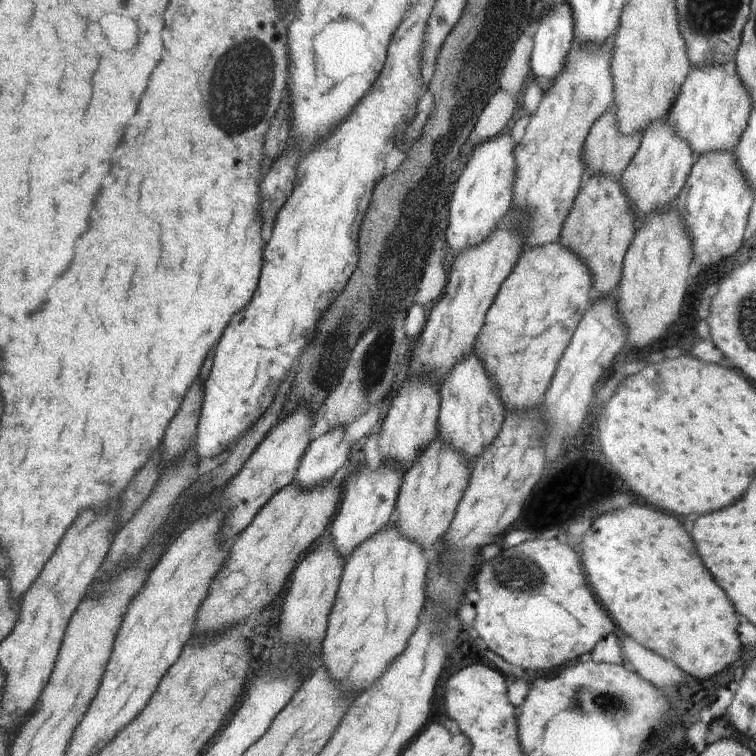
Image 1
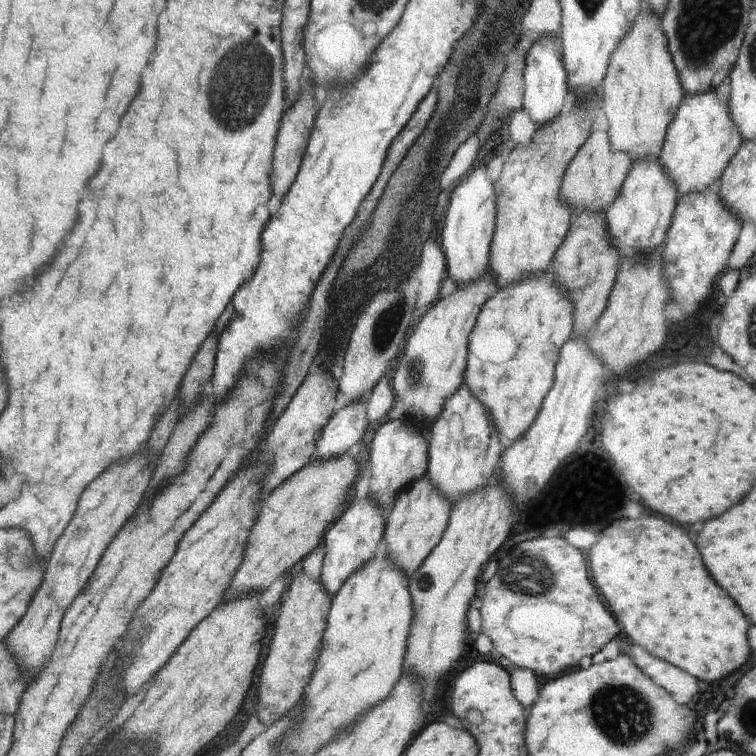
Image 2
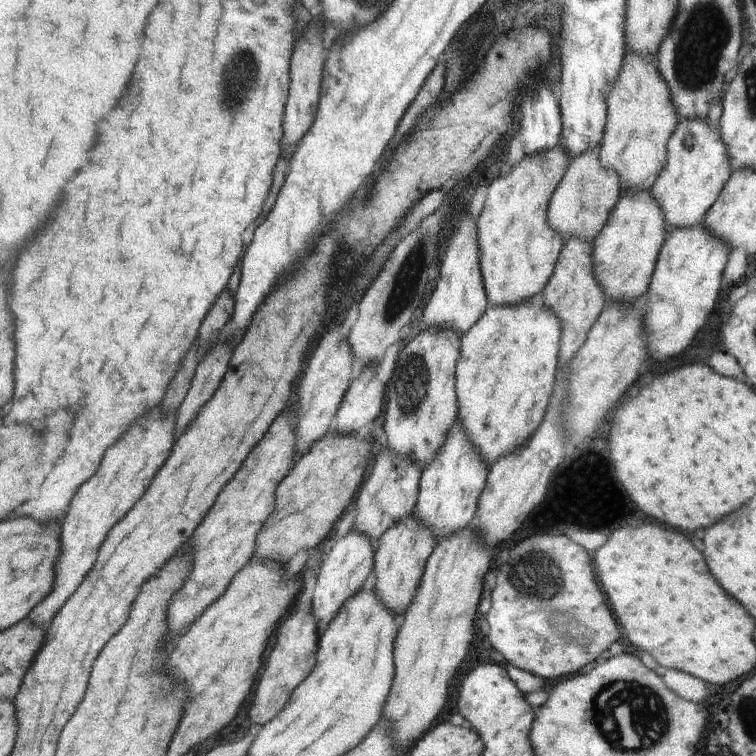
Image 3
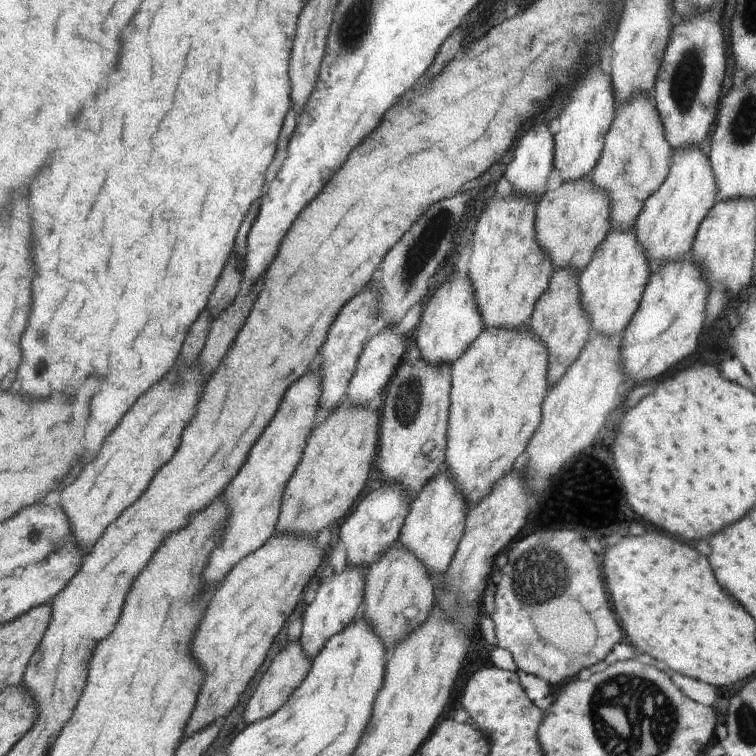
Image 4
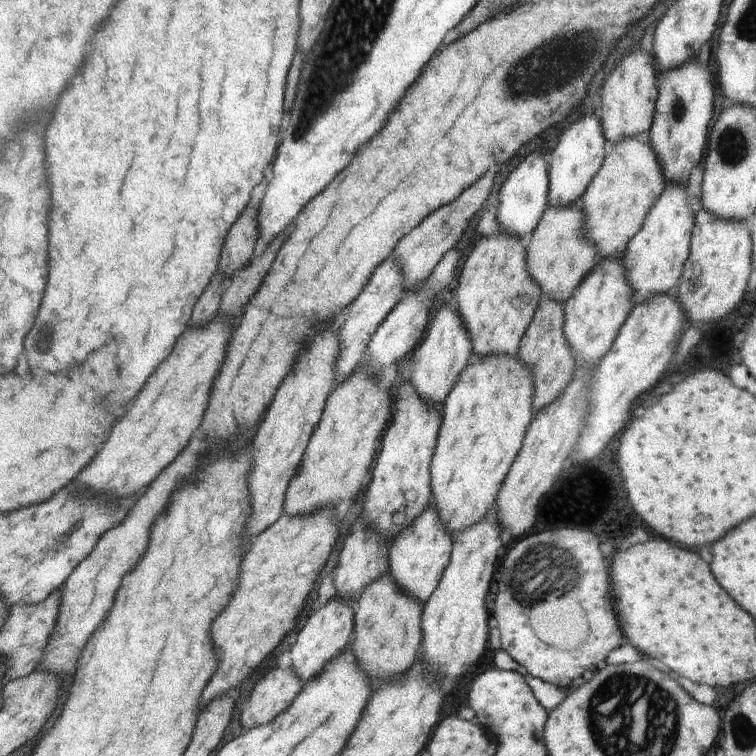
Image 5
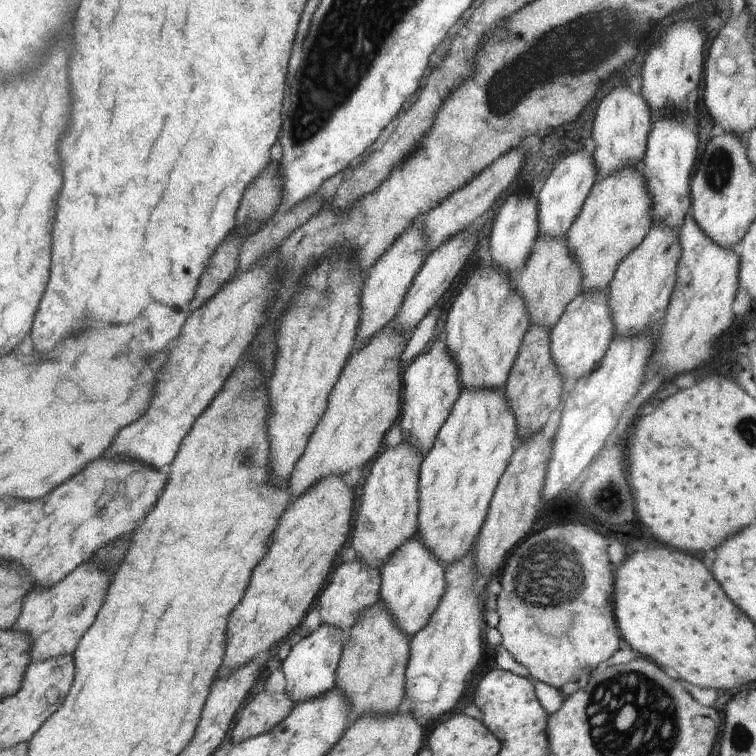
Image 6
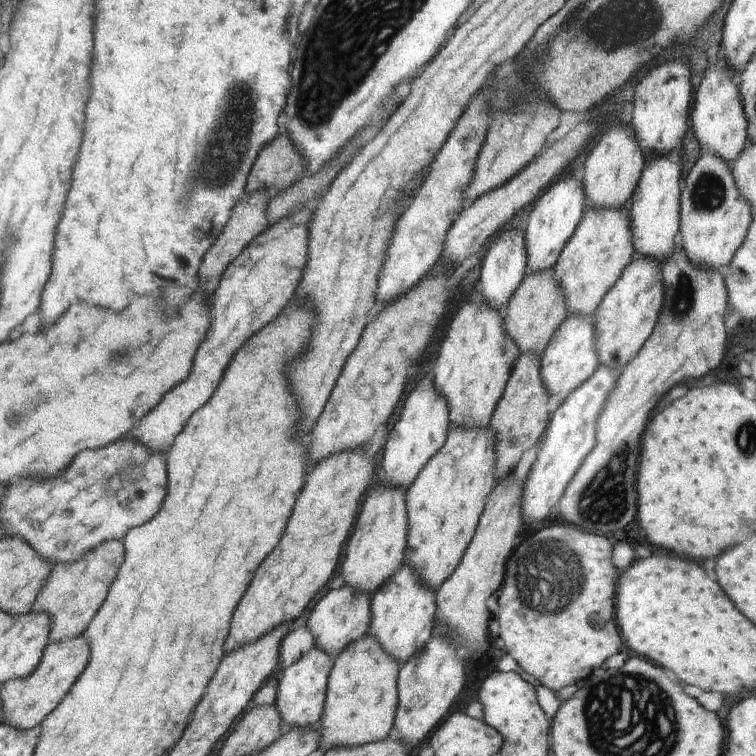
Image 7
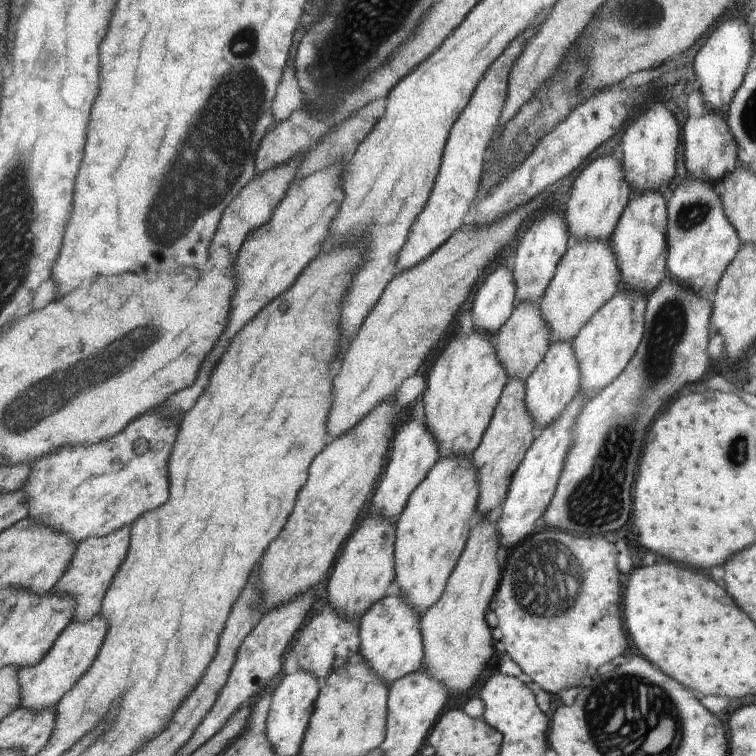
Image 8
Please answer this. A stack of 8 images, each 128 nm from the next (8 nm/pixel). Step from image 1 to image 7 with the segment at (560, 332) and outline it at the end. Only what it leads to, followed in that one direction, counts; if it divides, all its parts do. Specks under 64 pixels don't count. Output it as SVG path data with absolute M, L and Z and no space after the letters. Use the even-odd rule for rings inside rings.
M450 426L447 434L446 442L444 446L424 465L424 468L419 472L416 480L412 483L412 486L405 492L405 503L407 510L407 535L406 535L406 550L404 564L413 568L415 576L420 583L424 583L423 586L427 587L430 591L436 592L440 585L456 570L458 564L460 564L461 558L470 544L472 537L474 536L480 515L484 510L485 500L487 496L492 492L494 485L496 484L495 478L495 432L490 426L483 429L456 429Z

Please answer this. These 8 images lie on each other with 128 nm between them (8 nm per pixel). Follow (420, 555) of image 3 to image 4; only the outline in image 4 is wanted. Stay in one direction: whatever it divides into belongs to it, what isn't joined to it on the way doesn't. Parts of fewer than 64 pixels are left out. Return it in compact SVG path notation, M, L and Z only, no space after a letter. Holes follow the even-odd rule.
M399 541L392 544L392 548L388 548L378 562L370 564L366 572L361 616L372 626L376 636L385 642L389 651L394 643L406 640L418 626L426 622L434 607L436 586L428 577L424 564Z

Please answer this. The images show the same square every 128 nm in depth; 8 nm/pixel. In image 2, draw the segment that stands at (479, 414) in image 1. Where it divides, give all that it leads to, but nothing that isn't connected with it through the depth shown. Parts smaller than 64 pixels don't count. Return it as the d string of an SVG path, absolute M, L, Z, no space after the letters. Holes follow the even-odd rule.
M462 384L456 394L448 396L448 400L444 400L442 412L432 422L431 429L429 430L428 468L425 474L433 484L433 487L454 506L457 501L465 496L471 495L476 491L482 491L487 487L489 480L496 476L503 450L504 446L500 441L498 432L496 432L496 426L492 422L490 412L468 390L468 386Z

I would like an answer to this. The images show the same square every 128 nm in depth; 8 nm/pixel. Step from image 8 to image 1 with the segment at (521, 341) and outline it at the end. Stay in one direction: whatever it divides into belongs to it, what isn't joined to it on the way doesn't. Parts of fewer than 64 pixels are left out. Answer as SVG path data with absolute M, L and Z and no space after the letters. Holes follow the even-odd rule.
M610 107L592 126L586 138L584 164L594 174L619 180L636 155L642 138L642 132L622 134L618 130L614 110Z

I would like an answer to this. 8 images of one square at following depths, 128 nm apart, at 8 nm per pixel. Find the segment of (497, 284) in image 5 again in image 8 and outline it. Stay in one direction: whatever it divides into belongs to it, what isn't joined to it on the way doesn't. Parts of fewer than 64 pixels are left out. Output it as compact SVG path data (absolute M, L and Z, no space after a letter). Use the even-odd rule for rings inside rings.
M472 330L468 335L459 332L450 340L428 376L427 388L419 405L428 432L438 442L441 456L471 456L476 451L508 381L506 370L494 350L494 337Z

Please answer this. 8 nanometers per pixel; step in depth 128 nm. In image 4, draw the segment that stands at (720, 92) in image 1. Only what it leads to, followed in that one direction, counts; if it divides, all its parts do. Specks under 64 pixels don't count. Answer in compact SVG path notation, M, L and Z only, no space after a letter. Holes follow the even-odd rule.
M697 145L672 150L666 180L656 192L648 196L633 227L636 240L650 262L650 274L666 262L676 262L689 255L702 220L716 203L716 186L716 176L712 172L708 155Z

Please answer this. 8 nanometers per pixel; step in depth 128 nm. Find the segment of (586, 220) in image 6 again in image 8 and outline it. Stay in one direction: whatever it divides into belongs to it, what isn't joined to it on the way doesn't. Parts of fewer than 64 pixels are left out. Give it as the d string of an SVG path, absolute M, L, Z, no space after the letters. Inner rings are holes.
M571 236L568 247L540 301L542 318L550 330L550 343L572 341L620 286L620 272L609 240L578 240Z

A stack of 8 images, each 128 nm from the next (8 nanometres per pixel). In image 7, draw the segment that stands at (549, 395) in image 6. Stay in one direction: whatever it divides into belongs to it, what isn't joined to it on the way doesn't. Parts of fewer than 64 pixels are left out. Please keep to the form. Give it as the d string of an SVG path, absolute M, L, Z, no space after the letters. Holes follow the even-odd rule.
M522 353L515 362L508 385L498 401L489 426L495 432L495 478L508 479L522 458L522 453L538 444L549 424L548 398L540 376L541 356Z

